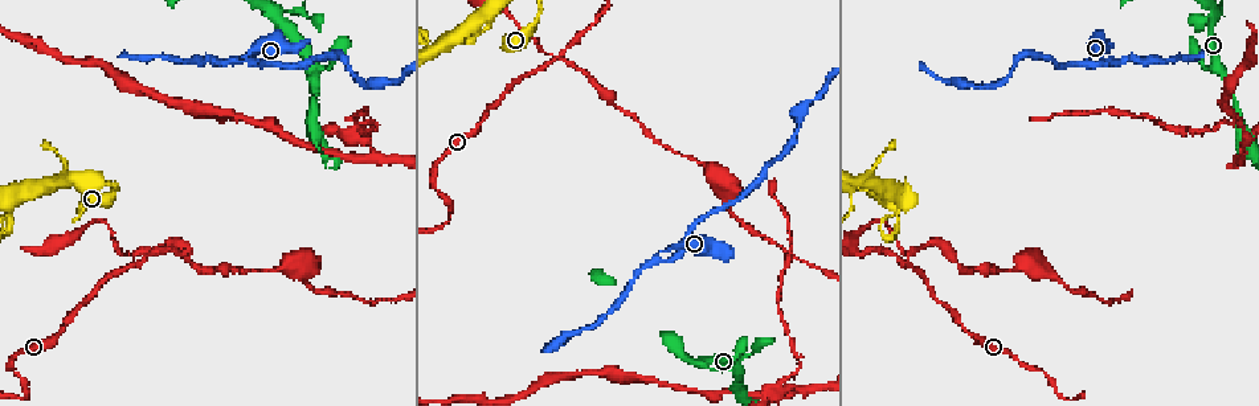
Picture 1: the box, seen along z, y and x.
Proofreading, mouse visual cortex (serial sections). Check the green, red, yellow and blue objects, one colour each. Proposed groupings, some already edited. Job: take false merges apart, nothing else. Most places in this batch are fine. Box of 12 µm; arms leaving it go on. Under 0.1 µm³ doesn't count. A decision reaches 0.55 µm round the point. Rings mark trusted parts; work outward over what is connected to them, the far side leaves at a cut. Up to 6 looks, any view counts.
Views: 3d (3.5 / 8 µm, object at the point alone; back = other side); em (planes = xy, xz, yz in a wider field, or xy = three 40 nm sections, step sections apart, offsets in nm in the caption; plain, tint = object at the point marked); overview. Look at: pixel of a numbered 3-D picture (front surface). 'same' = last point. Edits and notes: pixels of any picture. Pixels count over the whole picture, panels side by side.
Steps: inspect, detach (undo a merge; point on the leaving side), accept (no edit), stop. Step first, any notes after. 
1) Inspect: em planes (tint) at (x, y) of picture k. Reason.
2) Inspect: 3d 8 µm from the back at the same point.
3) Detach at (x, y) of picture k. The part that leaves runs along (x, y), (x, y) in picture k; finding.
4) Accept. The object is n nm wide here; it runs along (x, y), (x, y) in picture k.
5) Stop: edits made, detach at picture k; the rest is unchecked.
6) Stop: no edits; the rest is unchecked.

Inspect: 3d 3.5 µm at (316, 98) of picture 1. Narrows sharply.

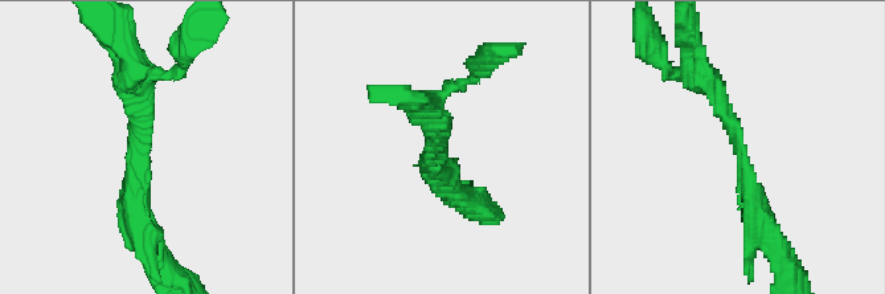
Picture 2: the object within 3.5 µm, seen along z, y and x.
Inspect: em xy step 2 (tint) at (137, 151) of picture 2. The arms are 250, 300 nm wide.

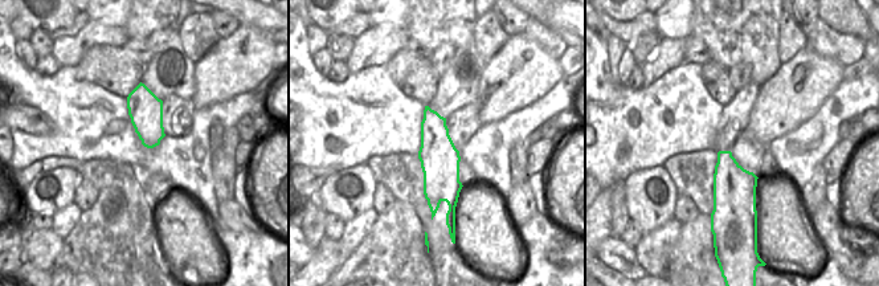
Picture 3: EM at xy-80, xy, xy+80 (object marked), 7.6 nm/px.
Accept. It runs along (428, 111), (452, 211) in picture 3; one cell here.

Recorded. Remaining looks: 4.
Inspect: 3d 3.5 µm at (278, 21) of picture 1. Sharp bend.

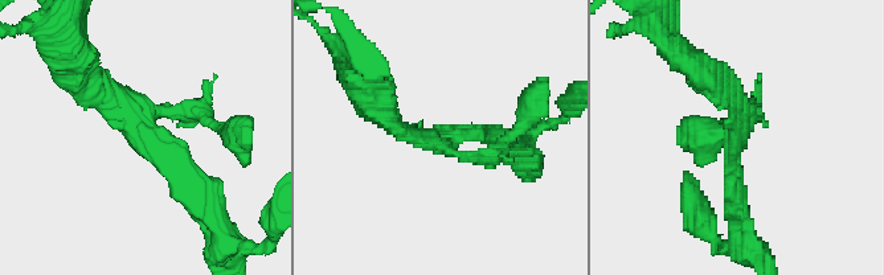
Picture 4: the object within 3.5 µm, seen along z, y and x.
Inspect: em xy step 2 (tint) at (741, 129) of picture 4.

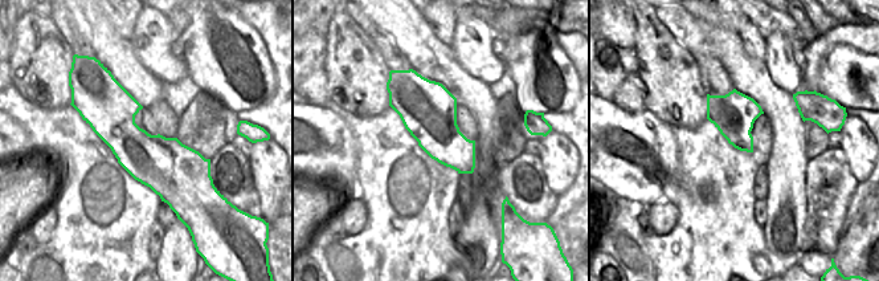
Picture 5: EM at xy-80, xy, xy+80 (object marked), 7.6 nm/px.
Accept. It runs along (201, 196), (197, 183), (84, 73) in picture 4; one cell here.

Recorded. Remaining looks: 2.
Inspect: em xy step 5 (tint) at (15, 198) of picture 1. Four-way junction.

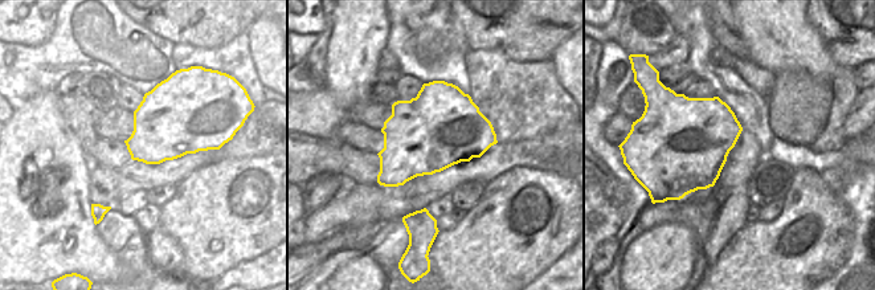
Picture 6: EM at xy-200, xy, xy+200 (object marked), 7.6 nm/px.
Inspect: 3d 3.5 µm at the same point.

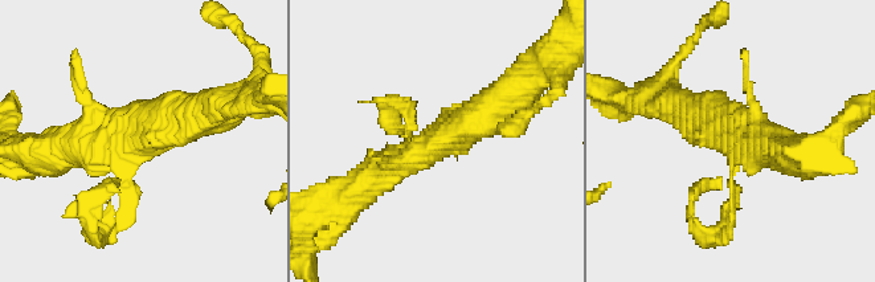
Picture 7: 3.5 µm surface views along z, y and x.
Accept. It runs along (216, 107), (138, 139), (118, 209) in picture 7; continuous, no second cell.

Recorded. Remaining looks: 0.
Stop: no edits; the rest is unchecked.

